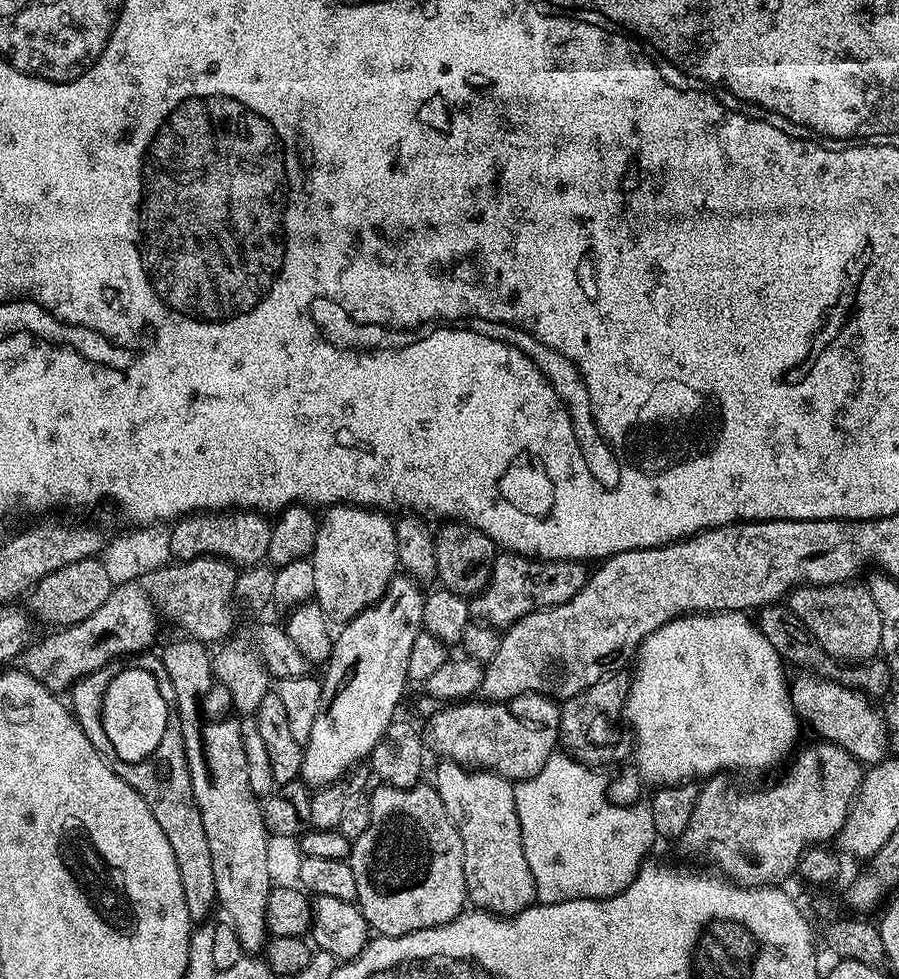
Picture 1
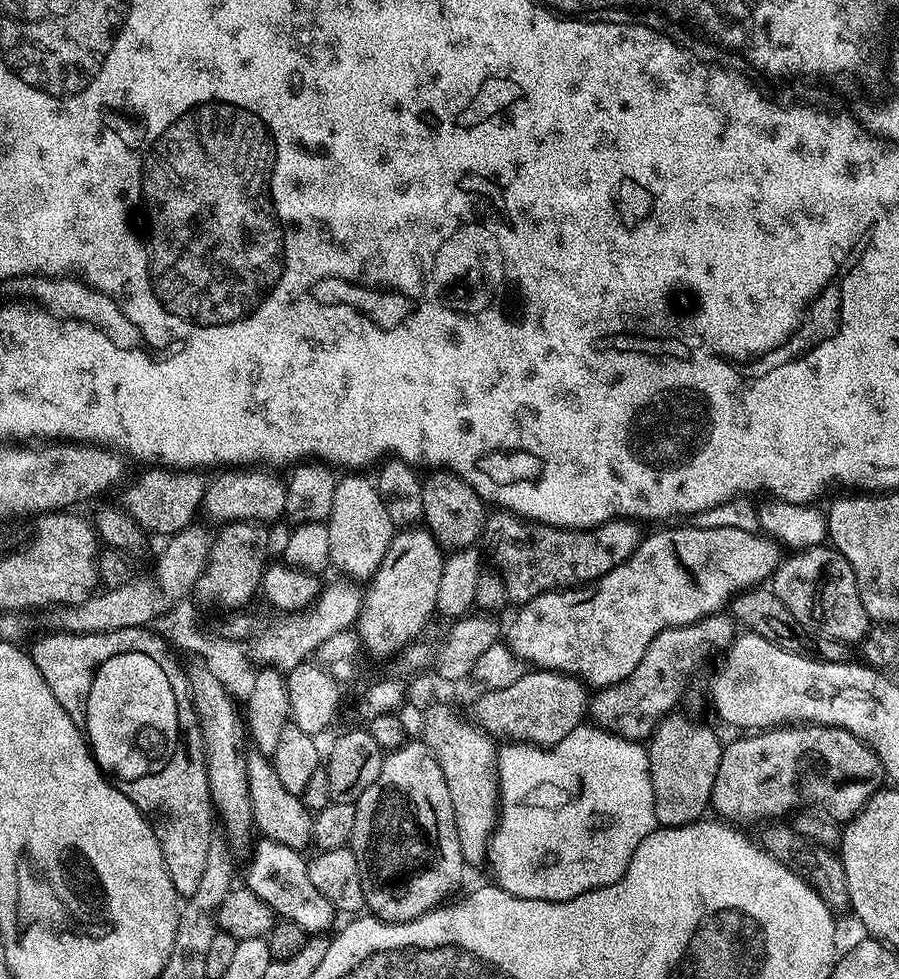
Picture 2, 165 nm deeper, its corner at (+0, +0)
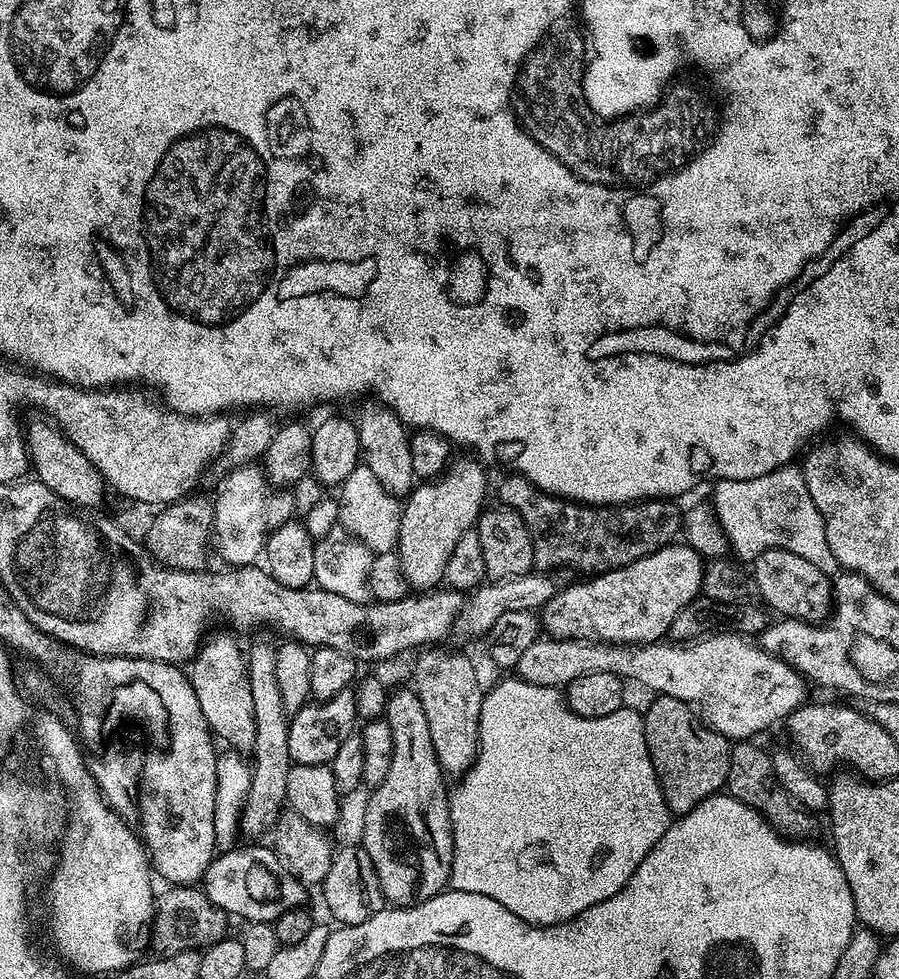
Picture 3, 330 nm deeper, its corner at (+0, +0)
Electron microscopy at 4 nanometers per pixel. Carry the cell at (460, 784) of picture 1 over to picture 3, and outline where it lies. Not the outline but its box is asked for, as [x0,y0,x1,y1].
[414,646,485,778]

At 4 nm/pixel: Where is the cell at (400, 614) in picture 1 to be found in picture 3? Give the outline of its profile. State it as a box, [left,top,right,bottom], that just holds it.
[395,459,489,590]

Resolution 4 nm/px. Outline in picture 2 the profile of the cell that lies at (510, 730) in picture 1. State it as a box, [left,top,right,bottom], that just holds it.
[474,670,590,746]

